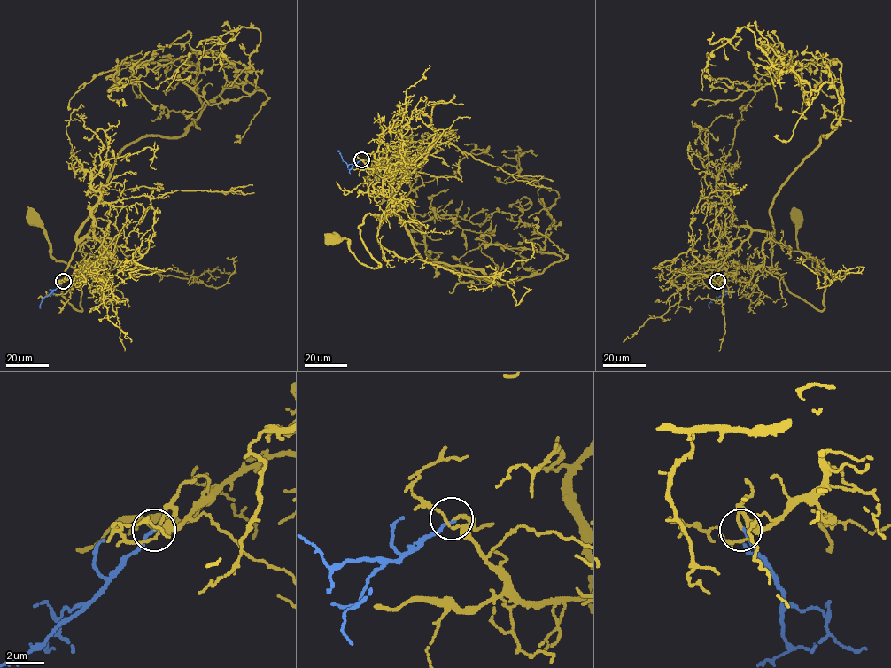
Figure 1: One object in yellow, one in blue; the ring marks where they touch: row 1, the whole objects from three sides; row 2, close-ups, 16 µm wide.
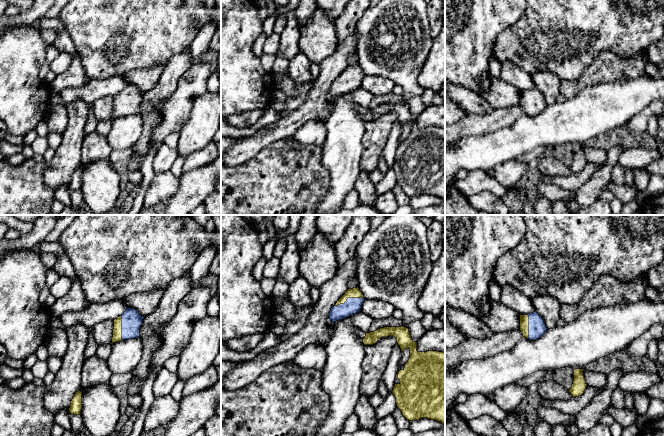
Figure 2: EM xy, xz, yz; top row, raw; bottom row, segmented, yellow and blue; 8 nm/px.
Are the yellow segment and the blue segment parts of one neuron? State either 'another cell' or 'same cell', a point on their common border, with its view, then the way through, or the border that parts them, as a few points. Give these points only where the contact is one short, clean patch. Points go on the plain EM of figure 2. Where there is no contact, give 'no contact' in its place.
same cell; contact xz (348, 73); way xz (355, 68), (348, 73), (352, 82)

